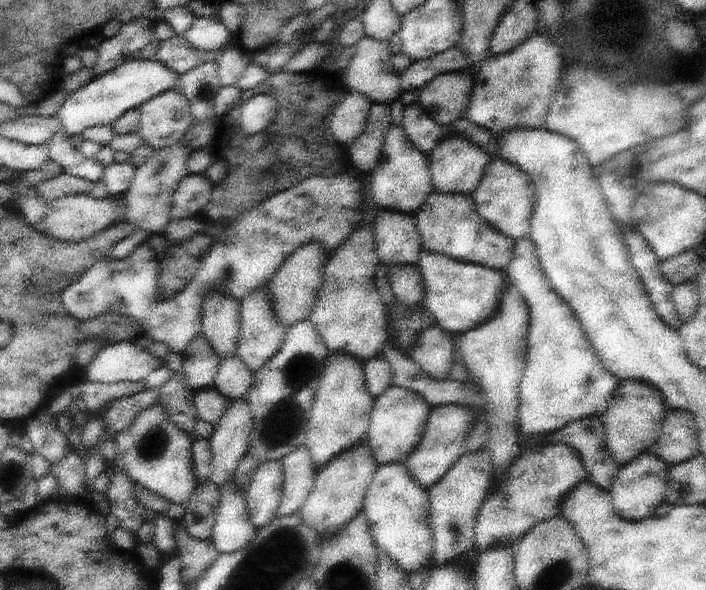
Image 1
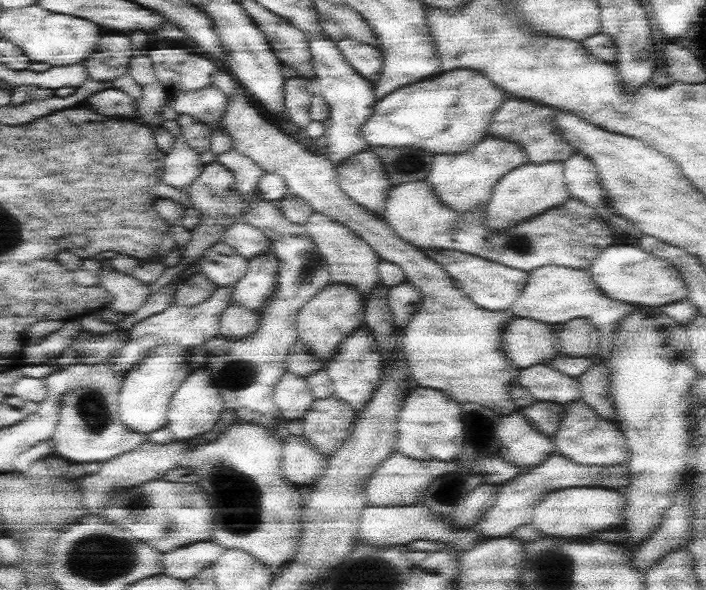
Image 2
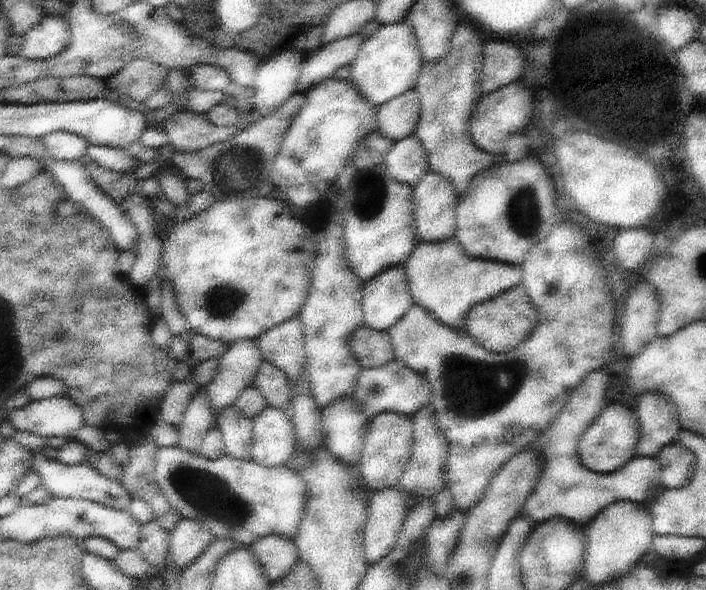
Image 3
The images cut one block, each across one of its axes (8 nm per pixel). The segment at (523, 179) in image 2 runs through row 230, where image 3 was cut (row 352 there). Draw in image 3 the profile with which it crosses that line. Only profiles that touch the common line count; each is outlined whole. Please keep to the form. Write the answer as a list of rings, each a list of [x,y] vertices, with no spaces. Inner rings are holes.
[[[523,286],[511,288],[499,296],[493,296],[491,300],[477,304],[471,308],[467,316],[467,334],[471,334],[483,348],[487,348],[493,354],[505,354],[511,352],[511,348],[517,348],[527,336],[533,332],[533,324],[537,324],[537,308],[529,300],[529,294]]]

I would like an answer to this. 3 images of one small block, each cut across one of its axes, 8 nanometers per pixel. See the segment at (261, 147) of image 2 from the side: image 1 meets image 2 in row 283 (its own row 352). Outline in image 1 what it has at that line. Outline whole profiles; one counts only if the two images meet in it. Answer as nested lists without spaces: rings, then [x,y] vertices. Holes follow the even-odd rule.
[[[439,324],[427,328],[415,346],[411,348],[411,358],[415,364],[437,382],[447,382],[449,370],[453,366],[453,338],[451,332],[441,328]]]

